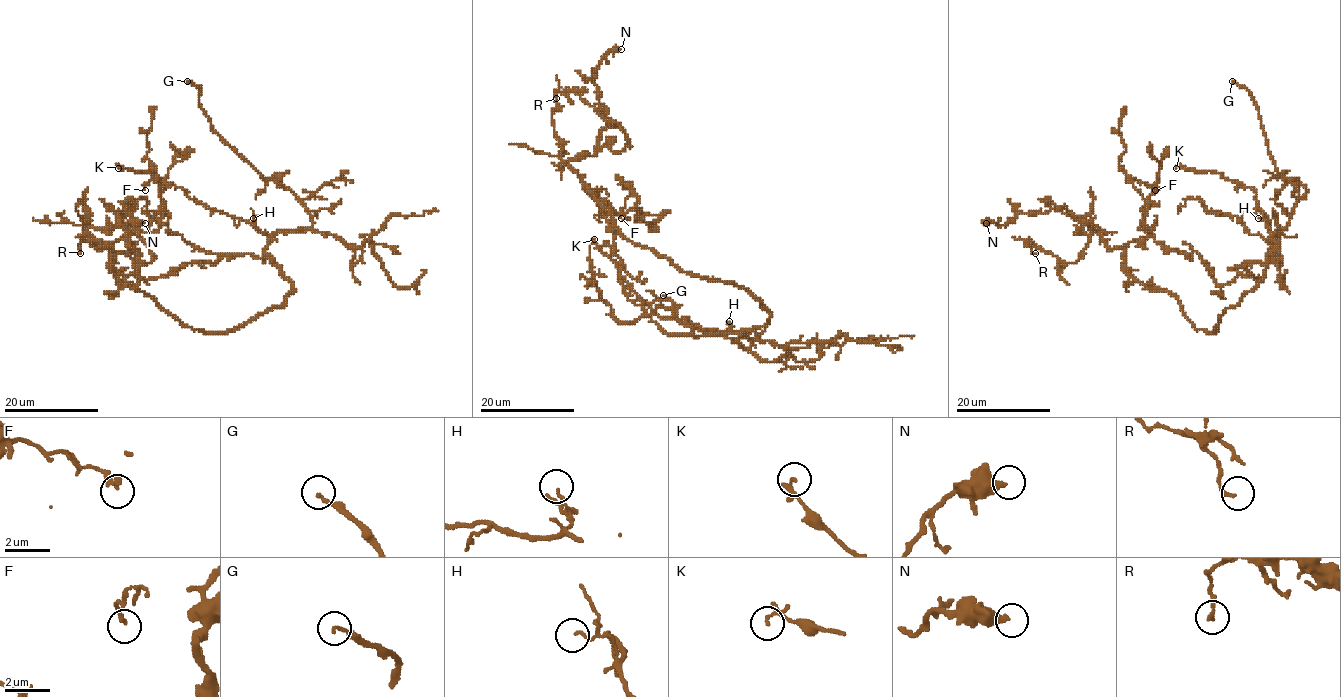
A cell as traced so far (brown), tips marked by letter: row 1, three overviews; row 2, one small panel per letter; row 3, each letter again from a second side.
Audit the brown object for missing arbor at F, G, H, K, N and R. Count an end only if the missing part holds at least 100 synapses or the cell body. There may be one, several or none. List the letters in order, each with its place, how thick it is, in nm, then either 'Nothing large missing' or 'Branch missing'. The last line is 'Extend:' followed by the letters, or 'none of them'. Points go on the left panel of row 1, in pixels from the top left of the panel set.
F: Place: (145, 190). Thickness 160 nm. Nothing large missing
G: Place: (187, 81). Thickness 150 nm. Branch missing
H: Place: (253, 218). Thickness 100 nm. Nothing large missing
K: Place: (118, 168). Thickness 130 nm. Nothing large missing
N: Place: (145, 223). Thickness 400 nm. Nothing large missing
R: Place: (80, 253). Thickness 160 nm. Nothing large missing
Extend: G

